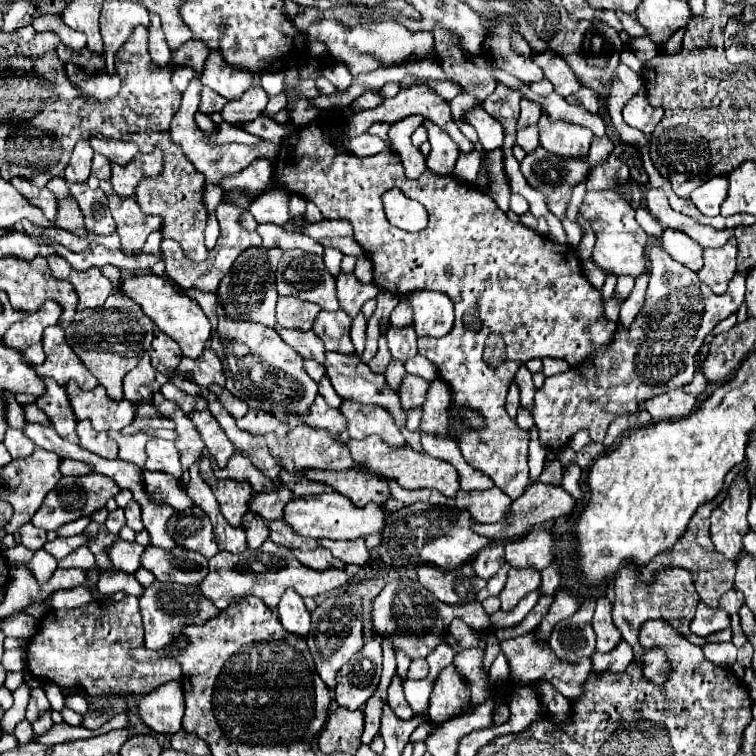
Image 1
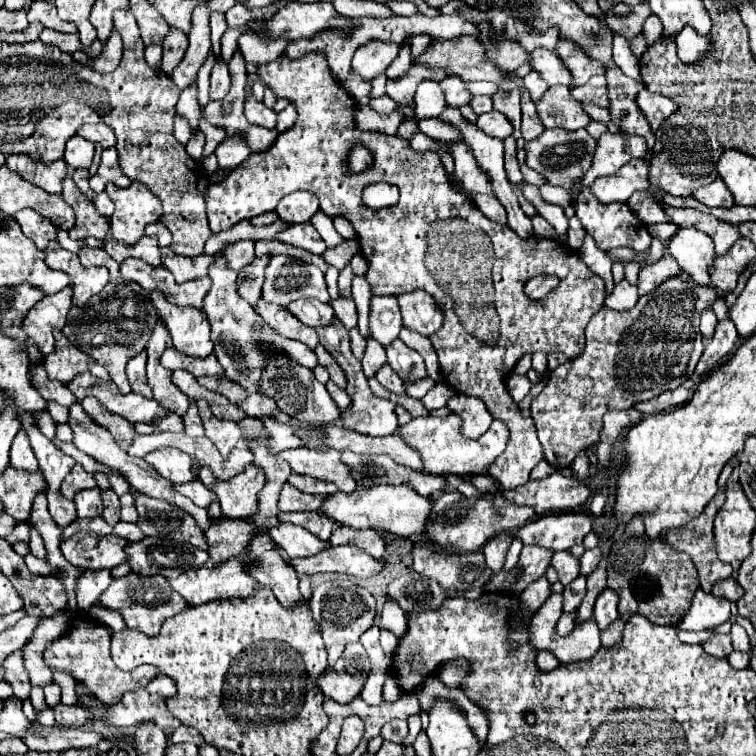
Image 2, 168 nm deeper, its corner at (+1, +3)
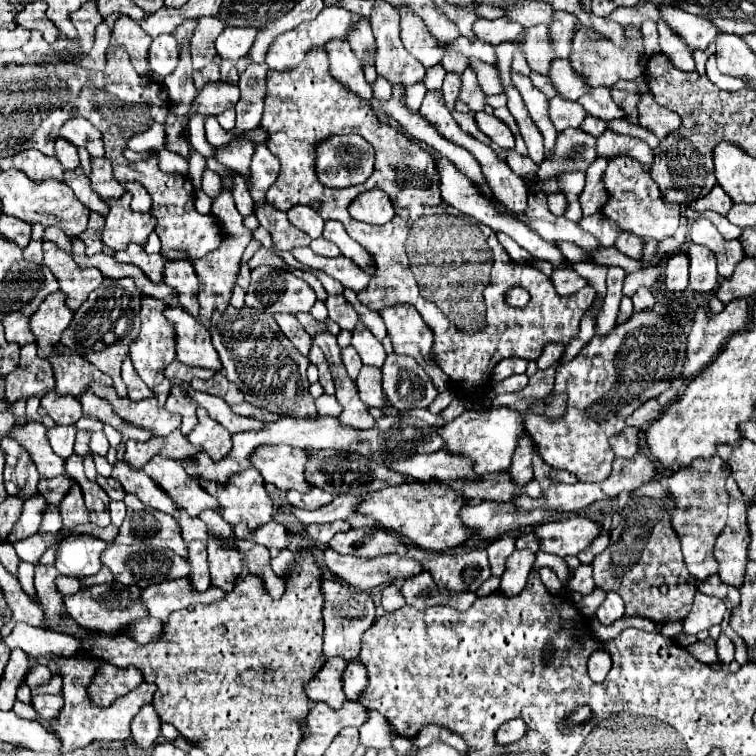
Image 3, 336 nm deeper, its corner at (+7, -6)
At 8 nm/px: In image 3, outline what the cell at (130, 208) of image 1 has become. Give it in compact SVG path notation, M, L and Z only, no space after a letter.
M125 193L121 199L109 199L107 201L109 203L109 215L105 217L107 223L105 223L105 229L103 229L103 237L101 239L113 251L121 251L129 243L145 245L147 243L147 237L155 229L155 217L151 213L135 213L135 211L131 211L129 201L131 201L131 193Z

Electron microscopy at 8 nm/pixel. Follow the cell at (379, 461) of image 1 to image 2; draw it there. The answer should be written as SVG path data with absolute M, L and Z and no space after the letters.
M449 414L445 418L413 418L409 424L399 426L399 436L421 456L423 462L423 472L427 474L457 474L457 476L475 476L475 474L485 474L487 466L505 450L509 430L503 422L493 420L491 428L477 440L465 438L459 432L461 420L455 414Z

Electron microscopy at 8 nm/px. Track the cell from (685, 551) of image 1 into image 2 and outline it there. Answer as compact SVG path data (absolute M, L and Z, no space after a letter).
M723 482L719 484L719 492L715 494L715 498L705 506L705 510L701 512L699 518L695 518L691 524L687 524L685 528L679 528L679 530L671 530L669 536L673 538L671 546L677 550L677 552L683 552L687 556L691 556L693 564L697 566L697 572L699 572L699 582L701 582L701 588L705 592L711 592L713 584L715 582L721 582L723 578L731 578L733 574L733 568L729 568L729 564L721 562L715 554L715 540L713 540L713 518L717 514L717 510L723 506L725 502L725 488L723 488Z

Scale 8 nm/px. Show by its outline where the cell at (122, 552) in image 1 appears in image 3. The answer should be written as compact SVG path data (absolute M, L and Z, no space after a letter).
M71 535L61 541L55 567L61 575L69 577L87 577L95 575L101 569L101 551L107 547L105 541L91 535Z

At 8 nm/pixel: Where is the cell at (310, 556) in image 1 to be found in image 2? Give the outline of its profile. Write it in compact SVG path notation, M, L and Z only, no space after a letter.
M279 524L269 530L269 536L289 554L289 558L315 556L319 552L319 540L301 526Z

